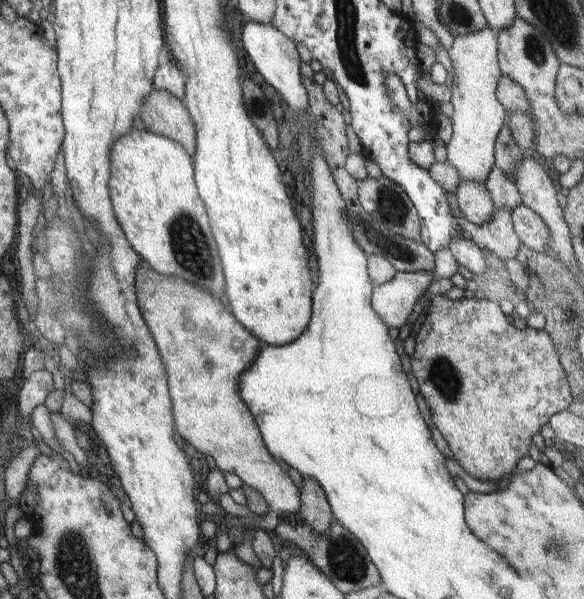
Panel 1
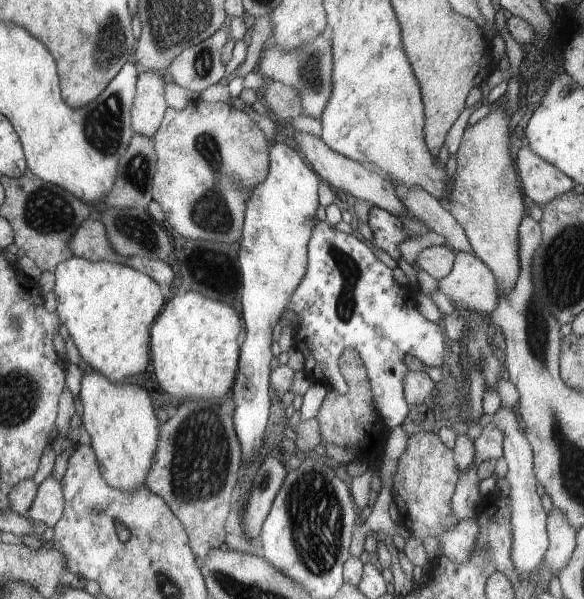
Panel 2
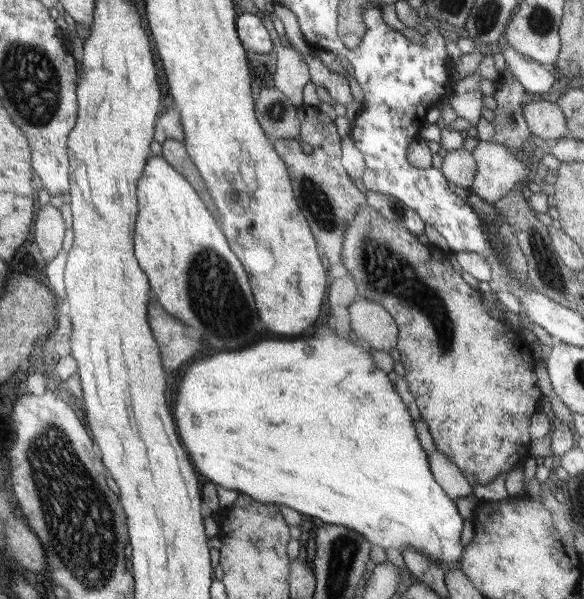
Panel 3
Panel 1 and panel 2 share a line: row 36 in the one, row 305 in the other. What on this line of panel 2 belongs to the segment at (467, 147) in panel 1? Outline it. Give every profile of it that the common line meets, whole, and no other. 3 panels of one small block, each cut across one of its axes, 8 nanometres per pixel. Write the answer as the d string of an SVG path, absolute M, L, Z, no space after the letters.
M455 252L451 272L445 278L439 279L437 286L438 290L441 290L441 293L453 302L455 311L467 309L480 315L489 316L496 307L498 288L493 273L483 264L483 261L471 253Z

